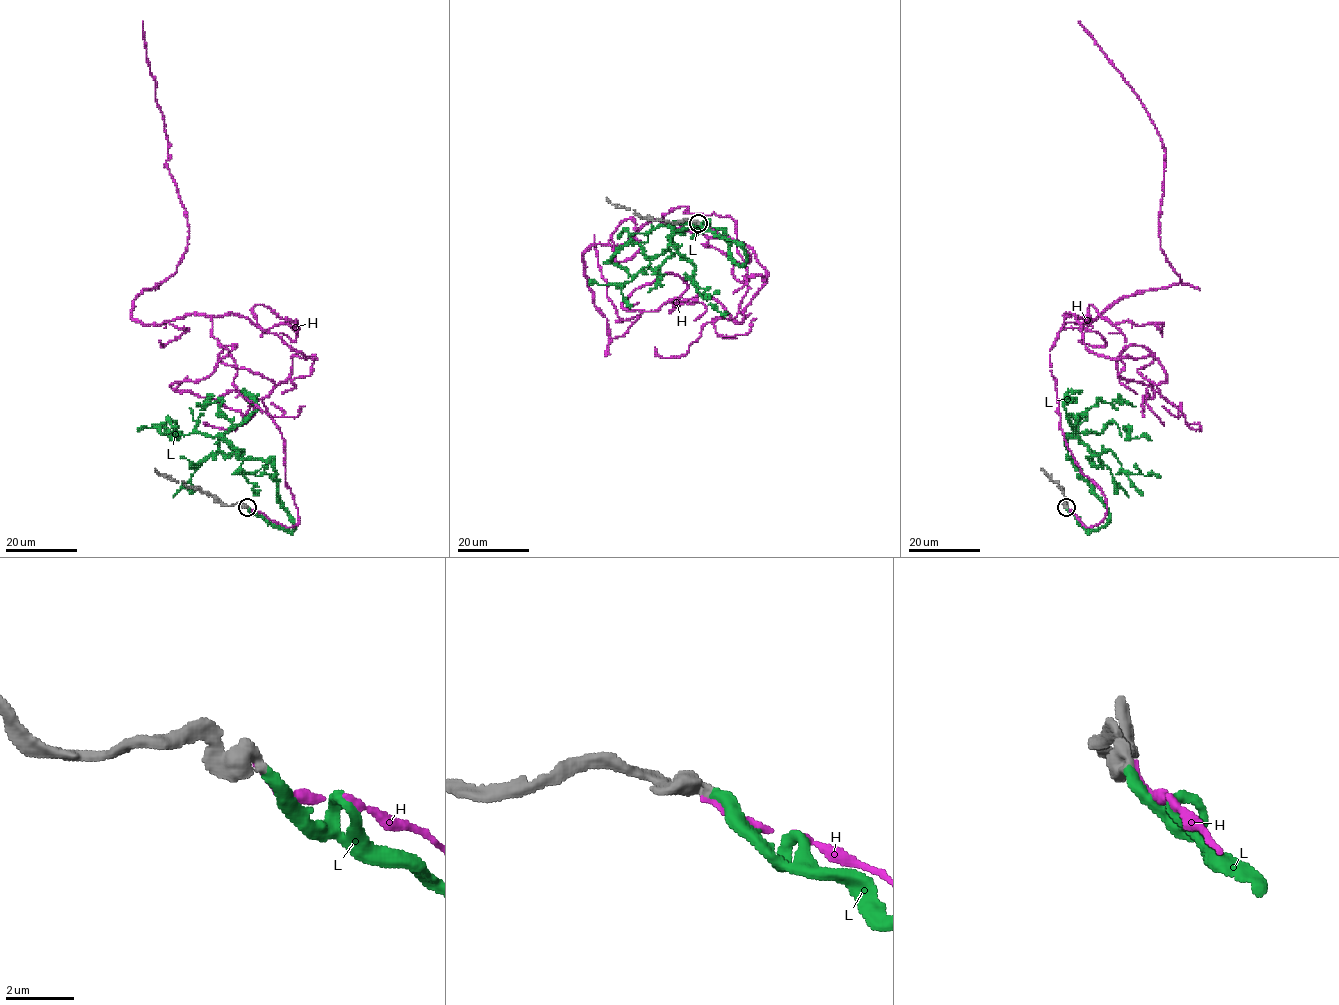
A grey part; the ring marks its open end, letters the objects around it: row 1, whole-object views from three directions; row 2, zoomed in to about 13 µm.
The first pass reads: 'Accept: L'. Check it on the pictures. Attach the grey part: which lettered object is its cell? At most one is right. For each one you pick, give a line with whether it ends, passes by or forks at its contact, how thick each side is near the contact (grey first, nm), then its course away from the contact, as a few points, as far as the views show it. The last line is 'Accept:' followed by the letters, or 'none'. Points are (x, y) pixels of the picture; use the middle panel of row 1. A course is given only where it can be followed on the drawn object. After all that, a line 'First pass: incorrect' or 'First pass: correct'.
L: It ends there. Thickness 550 nm (grey) against 360 nm. Its course: (698, 223), (736, 241), (742, 265), (721, 230), (673, 222), (618, 248), (610, 260), (624, 282), (589, 280)
Accept: L
First pass: correct

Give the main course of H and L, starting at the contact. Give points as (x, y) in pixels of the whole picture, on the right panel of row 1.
H: (1067, 506), (1106, 511), (1060, 427), (1064, 318), (1158, 384), (1154, 355), (1117, 371), (1164, 425)
L: (1067, 507), (1085, 528), (1109, 517), (1069, 459), (1066, 437), (1113, 421), (1126, 438), (1123, 429)

